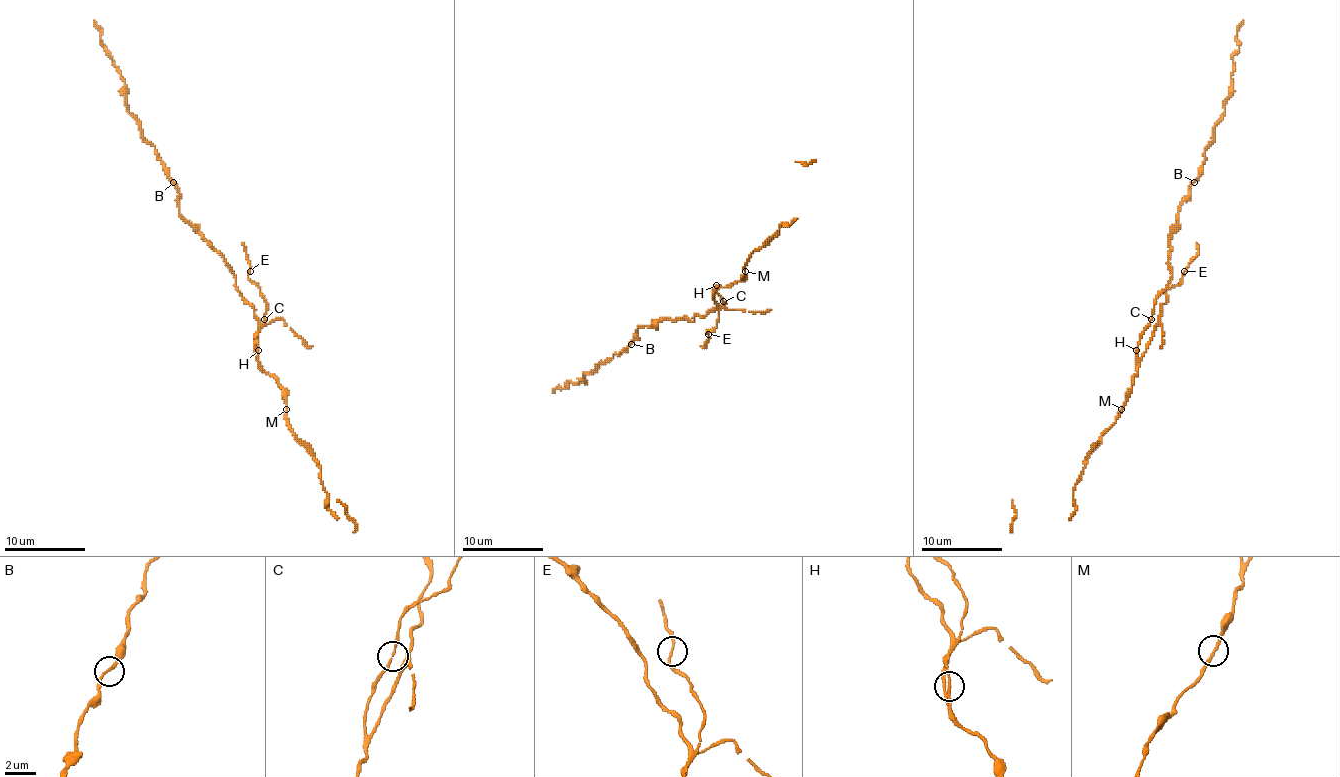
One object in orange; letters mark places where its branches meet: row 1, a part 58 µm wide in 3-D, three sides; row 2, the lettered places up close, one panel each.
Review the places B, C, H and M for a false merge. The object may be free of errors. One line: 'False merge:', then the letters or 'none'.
False merge: none

